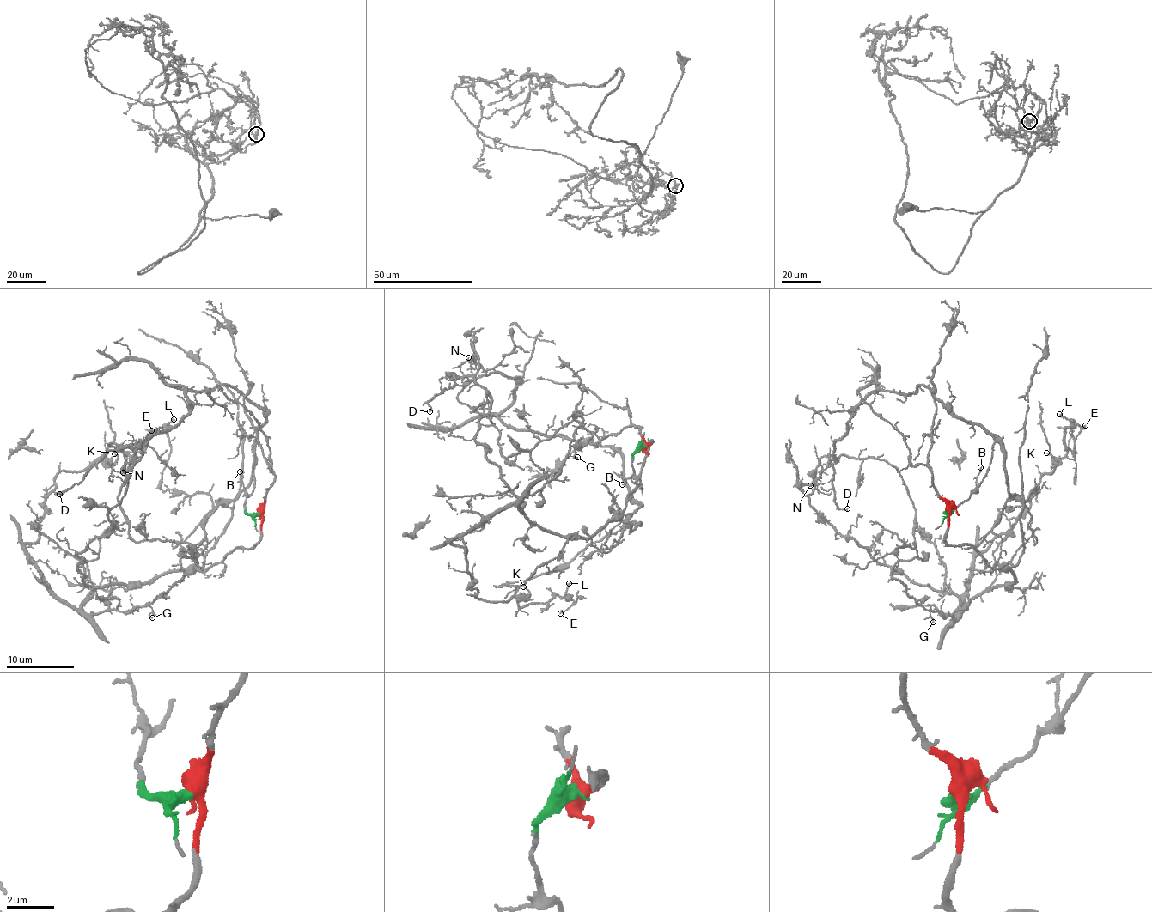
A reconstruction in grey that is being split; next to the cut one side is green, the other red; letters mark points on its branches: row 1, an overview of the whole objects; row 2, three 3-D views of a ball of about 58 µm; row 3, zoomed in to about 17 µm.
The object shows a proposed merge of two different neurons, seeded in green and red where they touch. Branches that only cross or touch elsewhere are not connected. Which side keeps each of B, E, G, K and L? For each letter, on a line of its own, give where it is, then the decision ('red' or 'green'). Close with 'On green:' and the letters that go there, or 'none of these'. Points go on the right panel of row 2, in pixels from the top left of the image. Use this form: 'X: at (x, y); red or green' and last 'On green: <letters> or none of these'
B: at (980, 467); green
E: at (1085, 425); red
G: at (933, 622); red
K: at (1046, 452); red
L: at (1059, 414); red
On green: B

